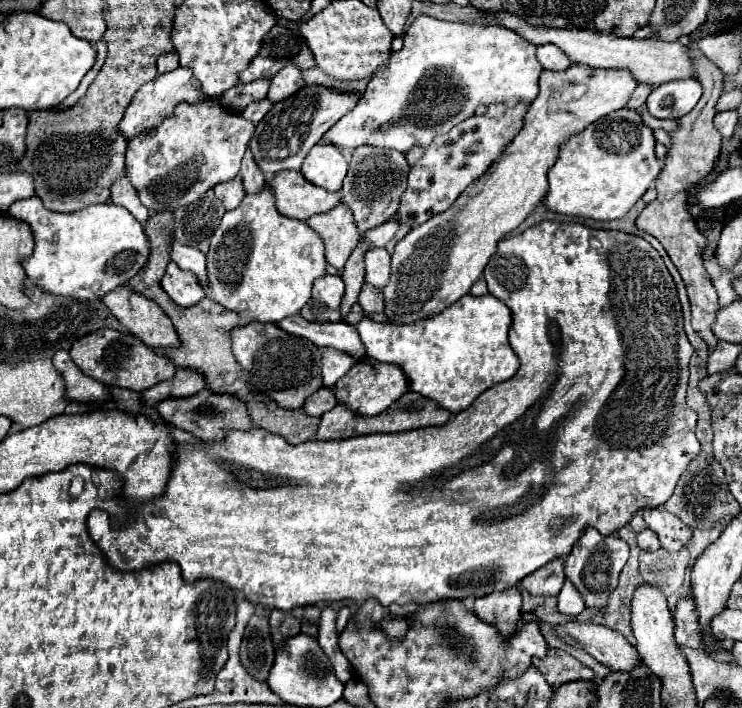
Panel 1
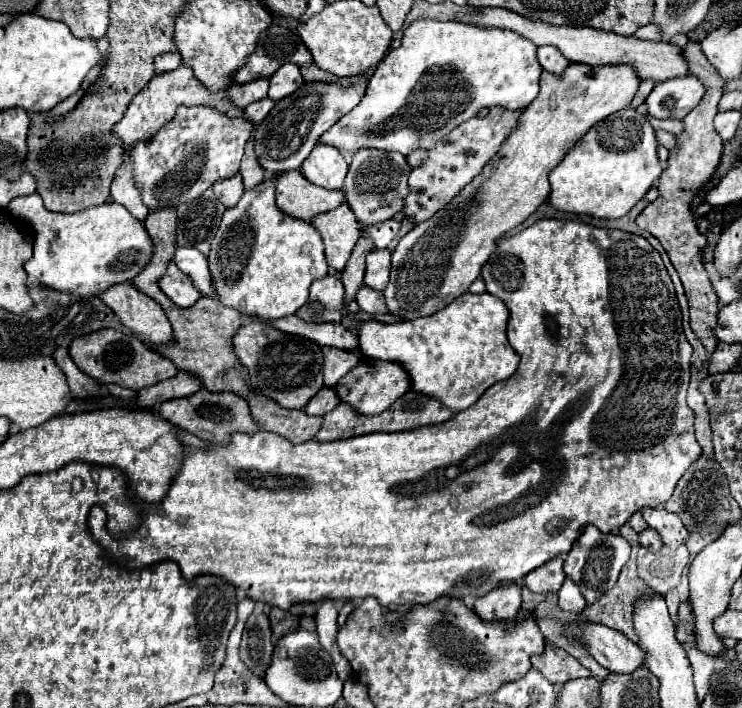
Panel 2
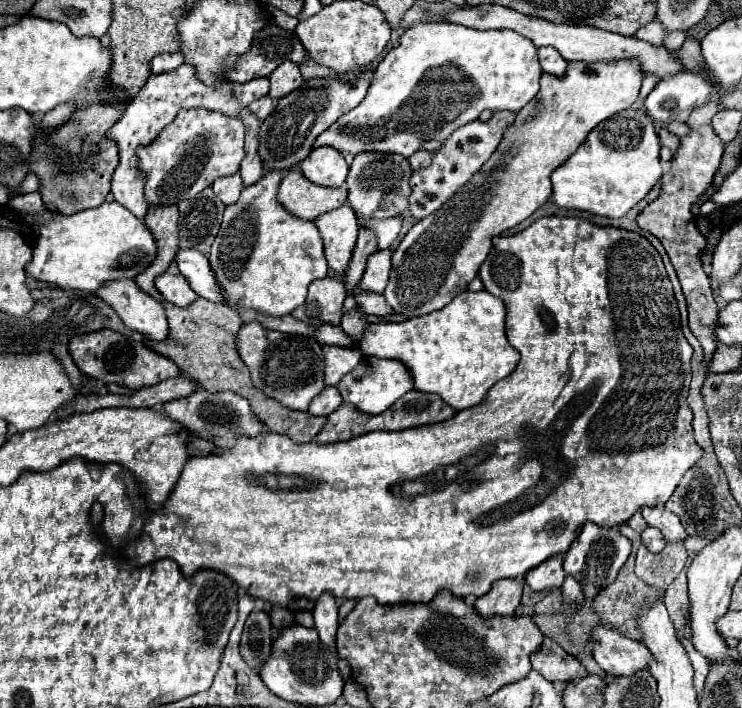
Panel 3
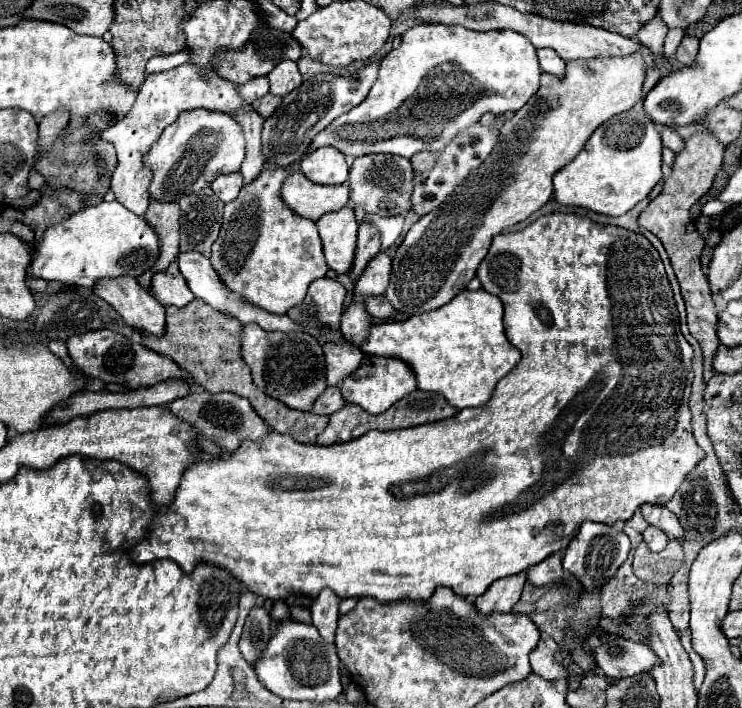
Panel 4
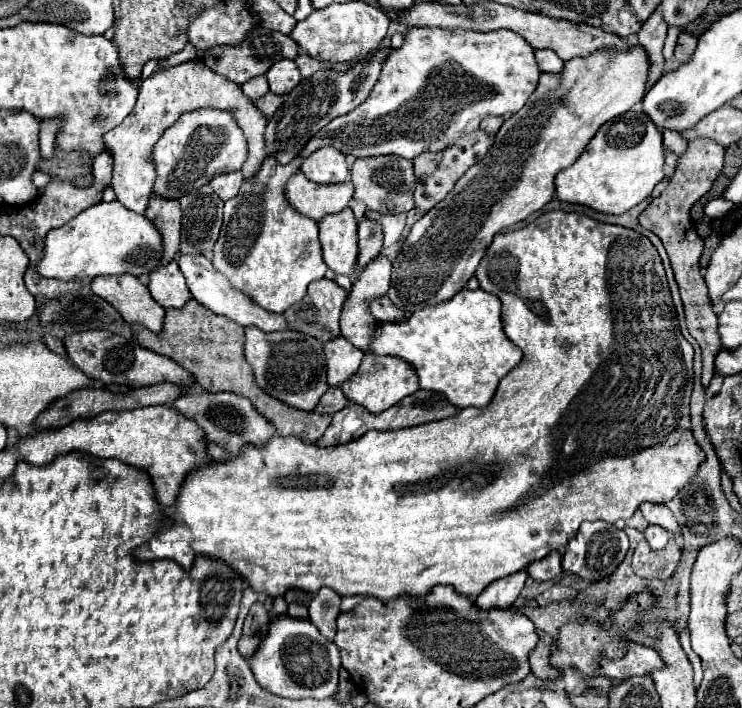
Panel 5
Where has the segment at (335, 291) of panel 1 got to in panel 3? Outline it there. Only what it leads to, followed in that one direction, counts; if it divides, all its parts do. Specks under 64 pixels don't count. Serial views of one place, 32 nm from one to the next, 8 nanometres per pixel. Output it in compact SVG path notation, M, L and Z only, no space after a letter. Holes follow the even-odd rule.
M326 276L314 280L308 290L308 298L302 306L298 306L292 316L314 330L322 324L338 326L342 318L342 304L346 298L346 286L338 278Z

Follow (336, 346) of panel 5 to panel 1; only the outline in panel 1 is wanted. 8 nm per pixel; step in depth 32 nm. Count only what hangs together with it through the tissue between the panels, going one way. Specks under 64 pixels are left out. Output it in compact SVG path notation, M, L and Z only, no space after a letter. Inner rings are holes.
M320 348L320 352L322 352L322 382L324 386L332 388L356 364L356 360L350 354L340 352L336 348Z

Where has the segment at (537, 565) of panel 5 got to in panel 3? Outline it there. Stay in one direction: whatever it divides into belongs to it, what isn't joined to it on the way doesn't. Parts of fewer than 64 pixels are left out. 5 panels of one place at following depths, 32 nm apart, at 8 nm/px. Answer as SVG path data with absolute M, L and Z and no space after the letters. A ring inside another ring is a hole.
M556 554L548 560L544 560L544 564L532 568L532 572L526 572L526 584L532 590L552 590L552 588L560 588L566 572L562 568L562 554Z

